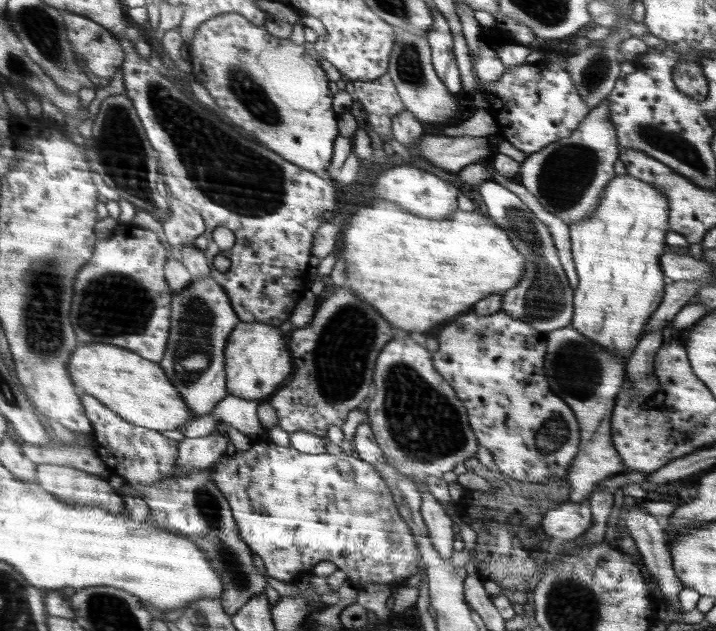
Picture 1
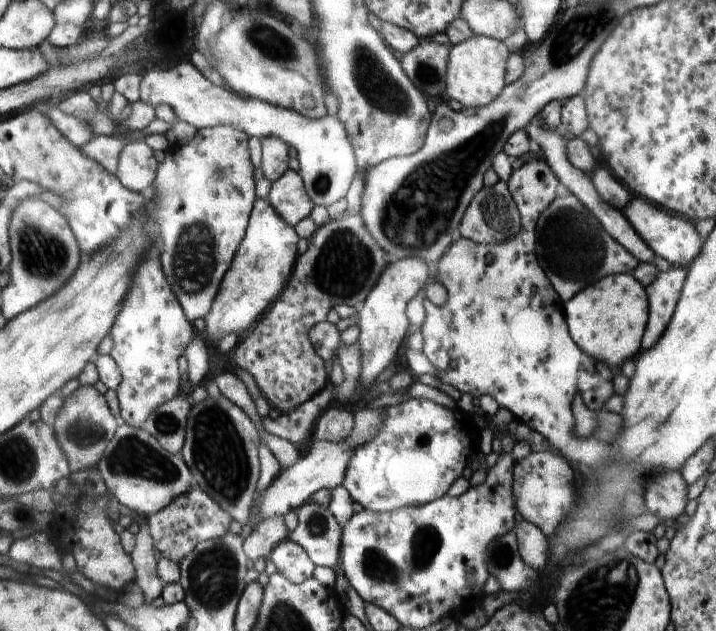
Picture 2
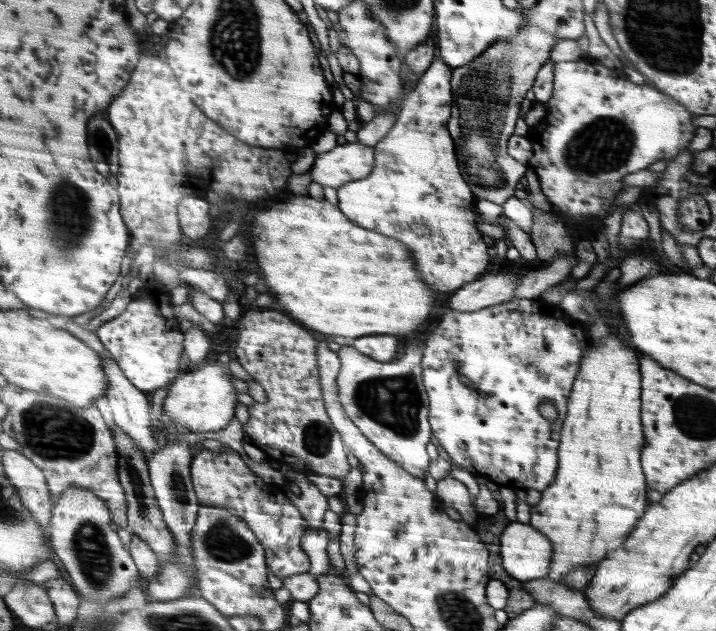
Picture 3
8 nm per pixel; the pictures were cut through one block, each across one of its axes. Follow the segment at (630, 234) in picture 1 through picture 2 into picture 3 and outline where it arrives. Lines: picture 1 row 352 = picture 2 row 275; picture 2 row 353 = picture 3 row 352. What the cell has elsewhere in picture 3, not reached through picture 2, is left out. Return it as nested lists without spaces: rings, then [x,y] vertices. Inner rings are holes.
[[[619,334],[601,338],[583,354],[565,408],[567,414],[557,448],[555,484],[551,484],[547,492],[541,492],[543,496],[529,510],[529,526],[535,524],[539,532],[547,532],[547,536],[555,540],[549,570],[549,578],[555,584],[575,566],[593,564],[601,560],[605,552],[619,546],[613,544],[613,540],[603,542],[595,538],[591,516],[597,508],[607,504],[629,506],[639,518],[647,504],[645,482],[639,468],[639,450],[643,444],[639,420],[639,364],[637,352],[625,344]]]

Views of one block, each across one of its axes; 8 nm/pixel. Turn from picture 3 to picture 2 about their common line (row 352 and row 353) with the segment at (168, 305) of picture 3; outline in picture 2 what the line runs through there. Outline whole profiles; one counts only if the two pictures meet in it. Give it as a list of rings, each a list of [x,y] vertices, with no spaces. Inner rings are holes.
[[[151,250],[147,262],[139,268],[139,282],[135,282],[135,290],[131,290],[131,298],[127,298],[127,306],[123,314],[115,320],[111,328],[111,358],[117,362],[123,372],[123,382],[117,388],[117,398],[121,404],[121,416],[125,424],[133,428],[143,428],[147,418],[163,406],[163,402],[177,398],[181,390],[181,370],[179,358],[187,354],[187,348],[195,340],[197,332],[191,320],[183,310],[183,304],[173,294],[163,268],[159,250]]]

